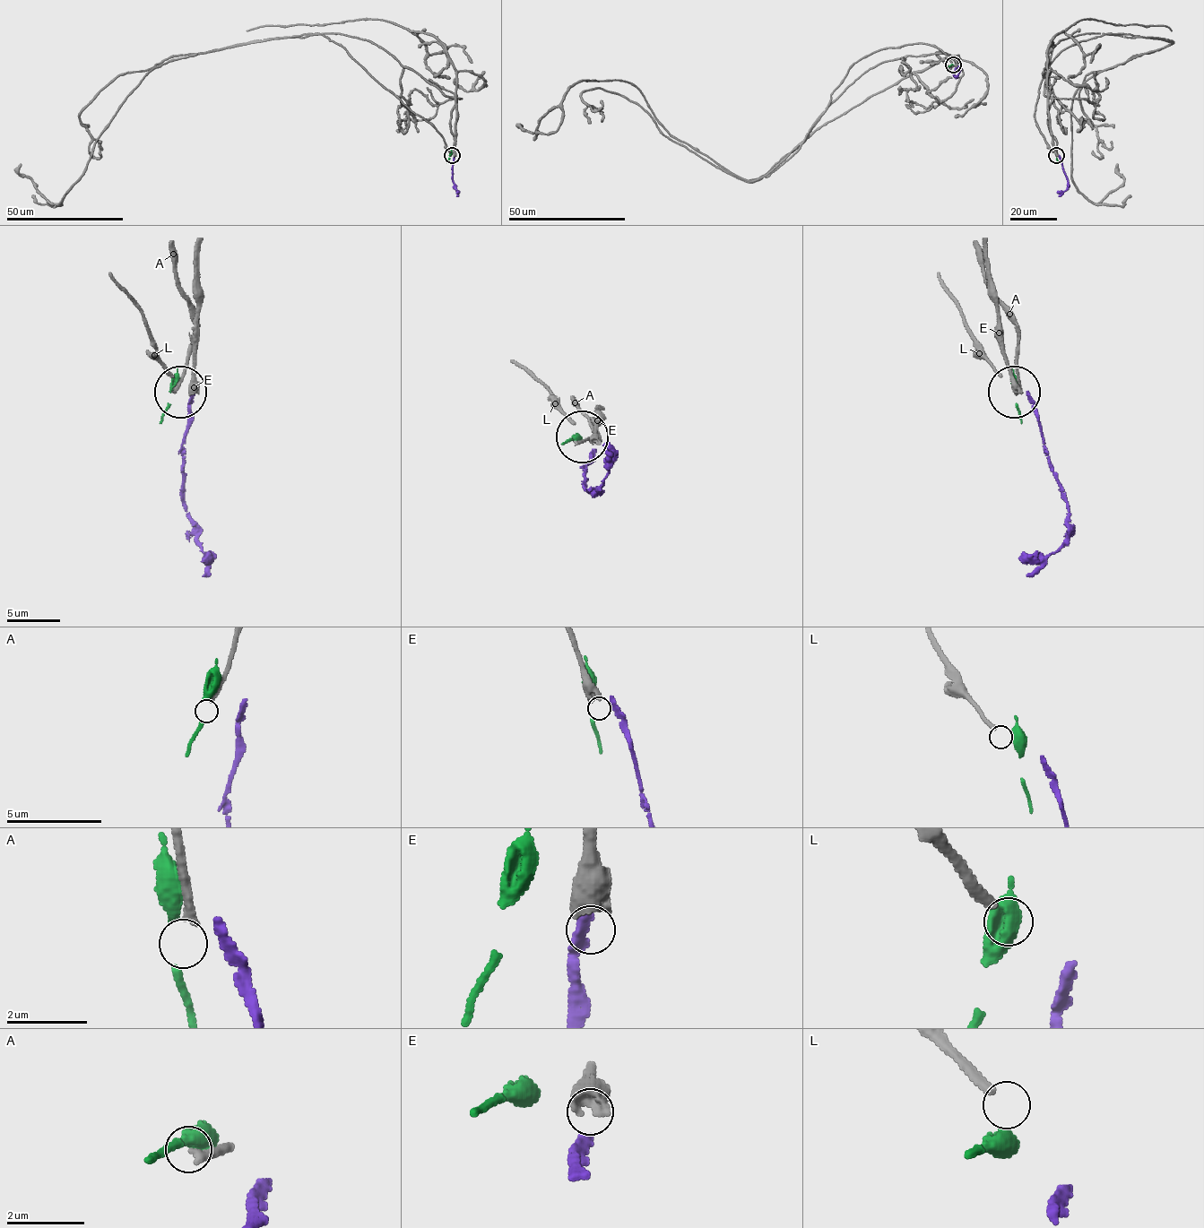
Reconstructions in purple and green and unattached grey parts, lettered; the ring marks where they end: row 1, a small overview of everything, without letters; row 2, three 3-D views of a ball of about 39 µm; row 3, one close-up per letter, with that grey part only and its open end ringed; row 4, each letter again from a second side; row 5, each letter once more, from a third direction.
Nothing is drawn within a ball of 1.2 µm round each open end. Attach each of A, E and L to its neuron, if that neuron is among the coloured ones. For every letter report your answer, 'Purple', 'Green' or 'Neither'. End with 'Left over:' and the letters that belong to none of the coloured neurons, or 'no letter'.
A: Neither
E: Neither
L: Neither
Left over: A, E, L

